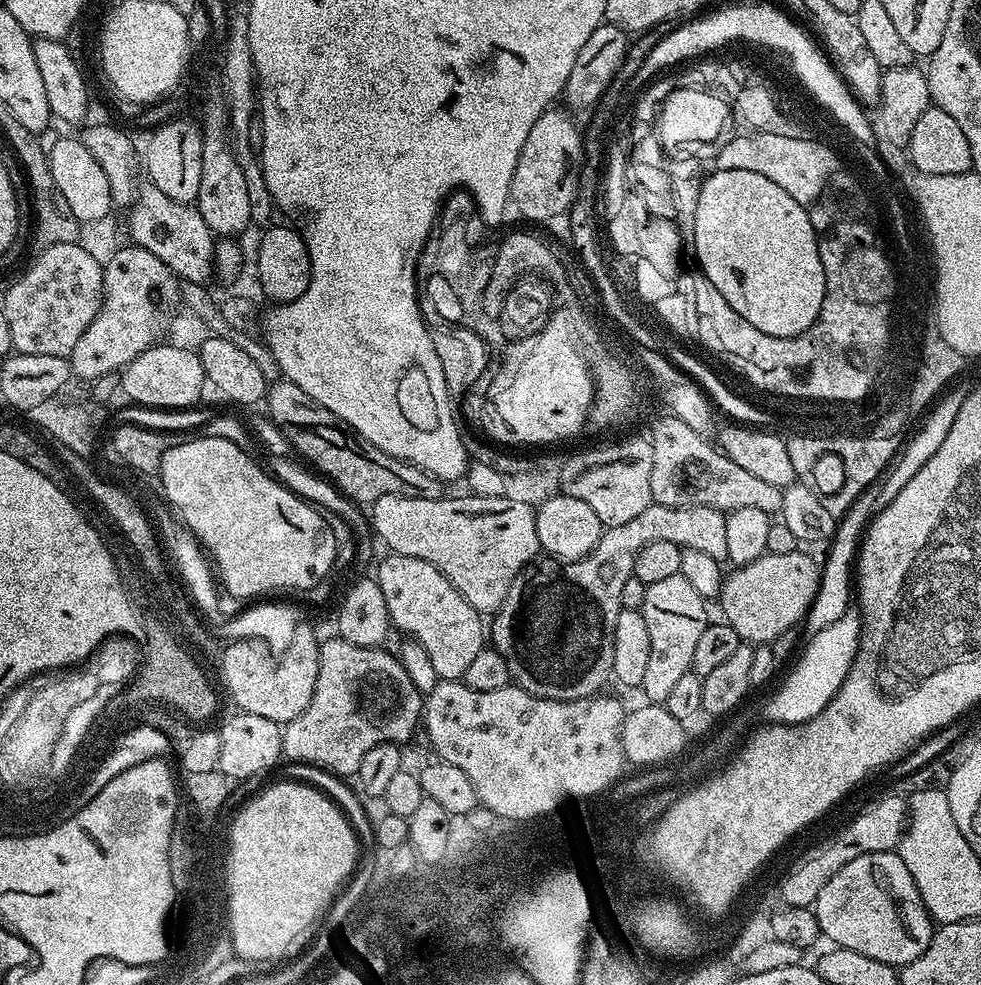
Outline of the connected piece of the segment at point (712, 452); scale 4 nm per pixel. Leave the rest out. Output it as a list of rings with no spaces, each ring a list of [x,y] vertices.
[[[664,414],[661,420],[652,424],[652,453],[654,470],[650,470],[650,490],[652,499],[662,506],[686,508],[689,504],[701,504],[729,513],[742,507],[758,507],[769,514],[781,511],[782,489],[762,482],[754,474],[749,474],[743,466],[738,466],[720,451],[711,439],[695,430],[690,430],[686,422],[671,414]]]

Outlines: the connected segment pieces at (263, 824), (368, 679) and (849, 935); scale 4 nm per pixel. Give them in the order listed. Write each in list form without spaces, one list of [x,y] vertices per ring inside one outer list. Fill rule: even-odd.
[[[301,782],[285,783],[261,791],[258,802],[236,825],[238,850],[231,895],[227,898],[226,929],[232,936],[231,951],[243,960],[287,962],[300,955],[313,939],[316,919],[332,899],[337,899],[336,891],[345,887],[347,876],[356,868],[358,837],[348,817],[319,788]]]
[[[339,638],[333,640],[319,641],[320,645],[320,661],[318,662],[318,682],[314,686],[314,694],[310,698],[310,702],[306,706],[306,710],[302,710],[302,714],[298,714],[298,718],[289,720],[283,725],[280,737],[282,738],[282,756],[285,761],[295,762],[297,764],[308,764],[315,768],[324,769],[326,772],[331,772],[341,778],[355,777],[360,770],[360,763],[366,754],[366,750],[374,750],[374,746],[379,744],[394,744],[404,746],[404,743],[415,734],[416,728],[421,727],[422,717],[424,714],[425,697],[420,694],[418,688],[411,682],[410,677],[406,674],[406,669],[400,661],[399,655],[387,652],[387,647],[377,646],[374,648],[363,648],[354,642],[346,642]]]
[[[899,851],[871,852],[846,862],[818,894],[814,911],[823,939],[837,948],[858,950],[893,966],[914,962],[930,946],[934,921],[914,886],[914,878]]]

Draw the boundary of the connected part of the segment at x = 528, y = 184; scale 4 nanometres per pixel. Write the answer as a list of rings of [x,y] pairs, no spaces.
[[[552,106],[549,107],[548,111],[543,112],[541,114],[541,116],[538,118],[538,122],[534,122],[534,126],[530,126],[530,134],[526,134],[526,143],[522,145],[522,154],[518,154],[518,166],[514,166],[514,178],[512,179],[512,195],[510,197],[511,203],[514,205],[514,208],[517,208],[518,211],[521,212],[522,215],[525,216],[526,219],[528,220],[552,220],[555,221],[557,218],[560,217],[556,217],[555,216],[560,216],[565,213],[567,213],[569,211],[569,209],[571,209],[572,203],[574,202],[574,198],[576,197],[576,187],[578,186],[578,182],[580,181],[580,166],[581,164],[584,163],[584,138],[582,135],[582,128],[581,125],[576,125],[574,121],[571,120],[570,117],[568,116],[563,116],[562,113],[559,112],[558,109],[556,109],[556,106]]]

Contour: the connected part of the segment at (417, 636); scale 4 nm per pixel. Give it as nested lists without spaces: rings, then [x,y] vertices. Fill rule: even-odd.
[[[395,554],[385,555],[385,560],[376,568],[374,579],[376,585],[382,590],[382,598],[386,598],[386,610],[388,611],[388,619],[391,627],[396,628],[400,632],[405,632],[405,637],[416,640],[421,644],[430,656],[430,660],[434,664],[434,670],[437,671],[440,680],[460,680],[466,674],[466,669],[470,667],[470,662],[474,662],[474,658],[478,655],[478,650],[486,647],[486,624],[482,621],[481,613],[474,610],[474,606],[470,606],[470,602],[466,602],[466,598],[462,598],[462,594],[458,594],[458,590],[452,585],[445,576],[441,574],[434,566],[430,566],[430,562],[422,562],[422,558],[410,558],[409,556],[398,556]]]

